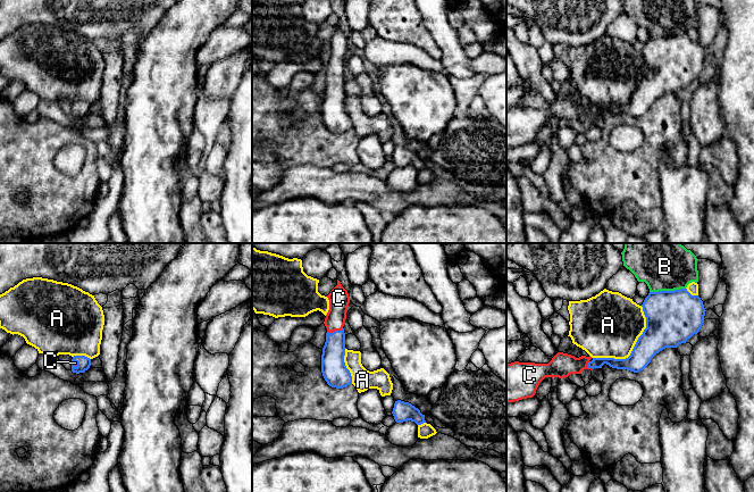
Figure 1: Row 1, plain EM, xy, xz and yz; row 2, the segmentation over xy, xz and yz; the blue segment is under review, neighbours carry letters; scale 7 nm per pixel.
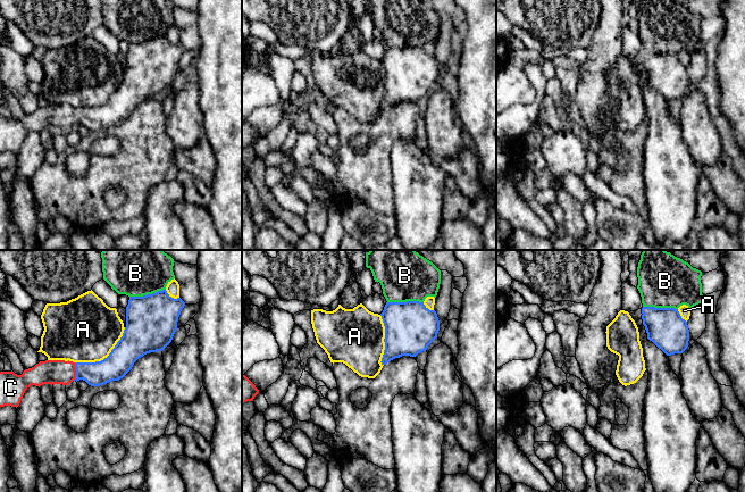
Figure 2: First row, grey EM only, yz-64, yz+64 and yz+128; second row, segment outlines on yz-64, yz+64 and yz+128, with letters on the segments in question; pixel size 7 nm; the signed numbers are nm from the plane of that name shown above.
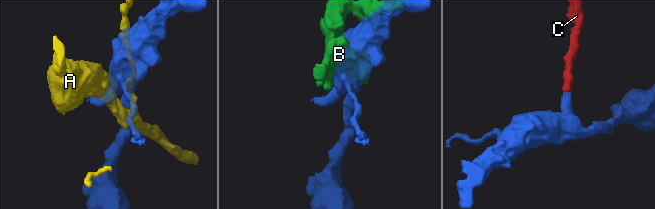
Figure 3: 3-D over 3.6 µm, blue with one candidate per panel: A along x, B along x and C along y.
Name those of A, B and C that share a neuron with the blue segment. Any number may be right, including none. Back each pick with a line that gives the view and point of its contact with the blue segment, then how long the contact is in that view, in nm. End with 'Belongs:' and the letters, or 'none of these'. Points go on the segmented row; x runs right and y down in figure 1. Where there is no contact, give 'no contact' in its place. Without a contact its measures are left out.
C: meets blue in xz at (335, 331); contact 120 nm long
Belongs: C

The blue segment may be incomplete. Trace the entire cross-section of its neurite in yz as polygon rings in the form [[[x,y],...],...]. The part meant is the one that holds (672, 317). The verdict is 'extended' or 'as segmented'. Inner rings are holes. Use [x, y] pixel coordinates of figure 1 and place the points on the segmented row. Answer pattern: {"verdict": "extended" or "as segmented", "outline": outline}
{"verdict": "extended", "outline": [[[687,289],[675,291],[650,292],[645,298],[643,311],[646,317],[646,328],[638,337],[630,356],[626,359],[592,358],[558,352],[548,364],[519,362],[506,365],[506,403],[533,398],[539,383],[545,377],[564,378],[571,374],[581,374],[584,369],[602,368],[604,364],[617,369],[627,369],[638,373],[646,368],[652,358],[665,348],[677,348],[697,334],[704,323],[705,308],[698,295],[692,295]]]}

